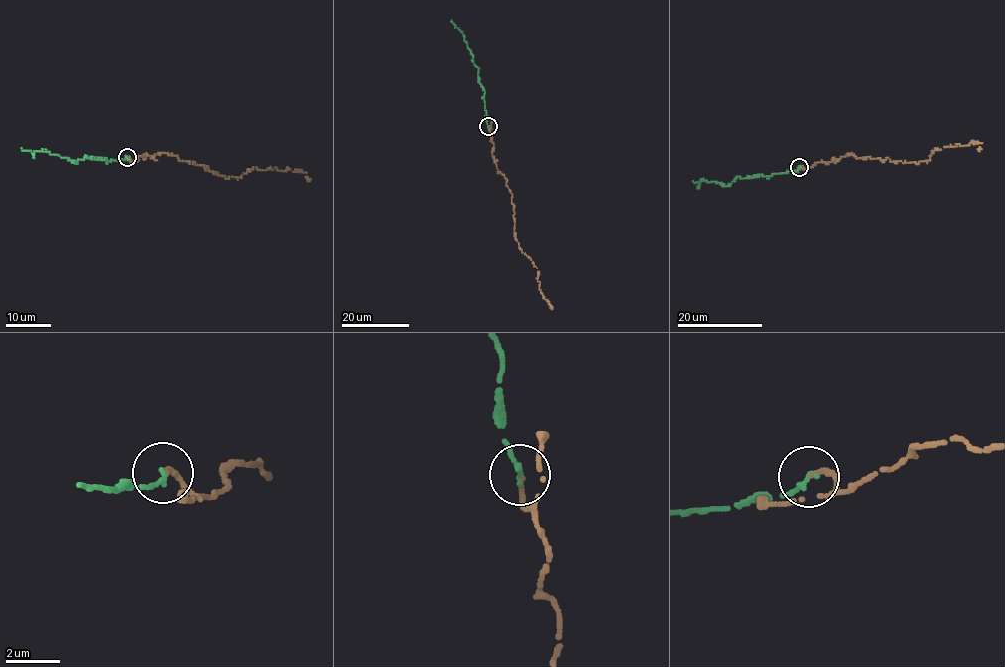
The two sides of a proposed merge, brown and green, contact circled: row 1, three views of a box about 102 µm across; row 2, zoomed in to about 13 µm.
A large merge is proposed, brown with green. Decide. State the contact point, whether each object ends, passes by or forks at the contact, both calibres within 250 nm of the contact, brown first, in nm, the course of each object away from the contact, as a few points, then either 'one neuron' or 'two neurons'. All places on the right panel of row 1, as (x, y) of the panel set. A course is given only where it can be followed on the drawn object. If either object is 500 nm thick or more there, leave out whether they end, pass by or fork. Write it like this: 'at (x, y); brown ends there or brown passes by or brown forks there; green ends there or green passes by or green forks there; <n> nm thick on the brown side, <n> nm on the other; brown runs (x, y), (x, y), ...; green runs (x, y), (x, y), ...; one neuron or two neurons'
at (799, 167); brown ends there; green ends there; 200 nm thick on the brown side, 200 nm on the other; brown runs (800, 166), (805, 170), (851, 154), (918, 163), (928, 161), (935, 148), (981, 142), (978, 150); green runs (799, 167), (770, 177), (737, 177), (723, 186), (703, 179), (699, 184), (693, 182); one neuron

